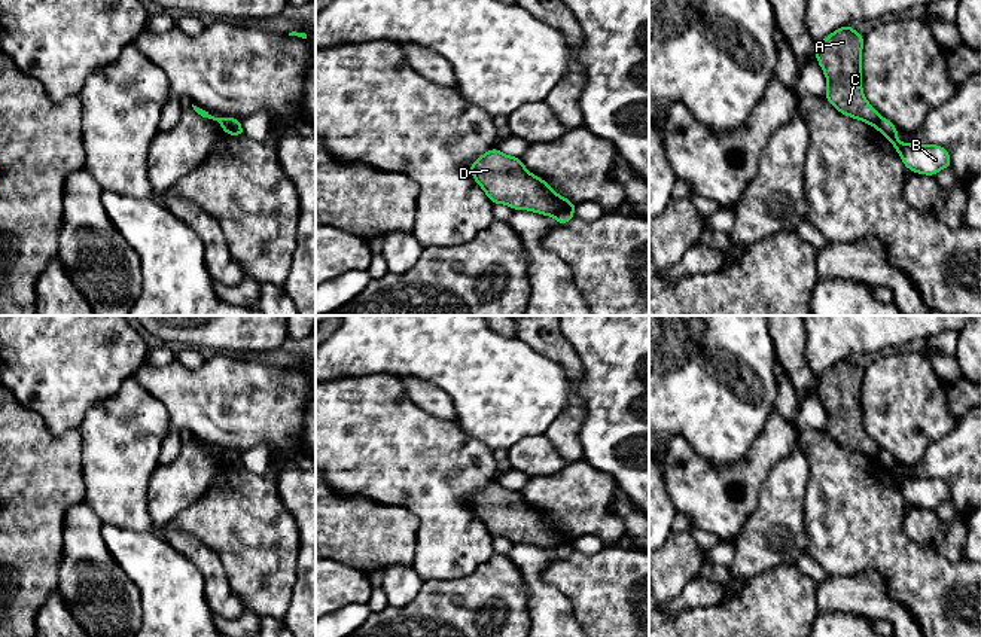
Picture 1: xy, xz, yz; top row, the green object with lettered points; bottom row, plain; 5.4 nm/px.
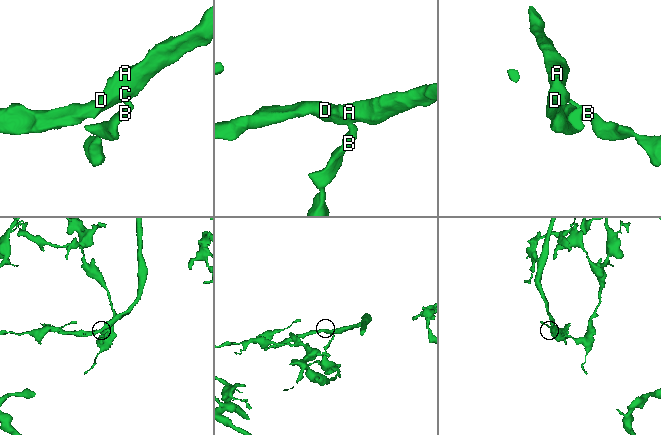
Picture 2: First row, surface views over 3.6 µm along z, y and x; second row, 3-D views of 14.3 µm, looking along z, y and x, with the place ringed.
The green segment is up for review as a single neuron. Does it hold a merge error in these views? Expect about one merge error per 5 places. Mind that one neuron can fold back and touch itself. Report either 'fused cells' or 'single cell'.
fused cells

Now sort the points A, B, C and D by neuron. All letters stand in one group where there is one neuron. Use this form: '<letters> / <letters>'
A C D / B

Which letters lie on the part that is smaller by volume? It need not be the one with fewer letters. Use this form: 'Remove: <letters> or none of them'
Remove: A, C, D

